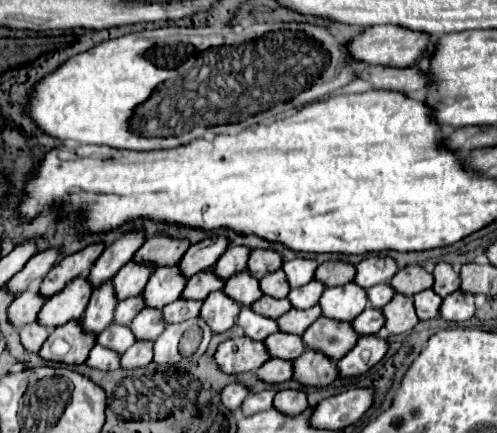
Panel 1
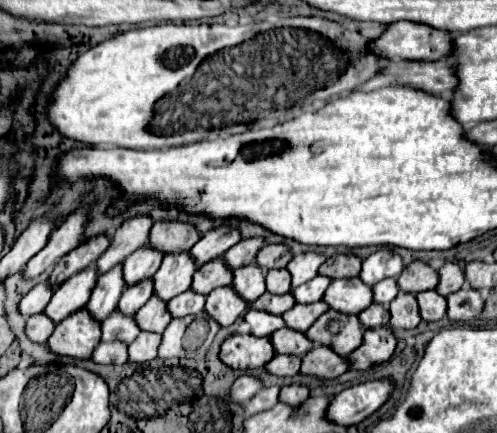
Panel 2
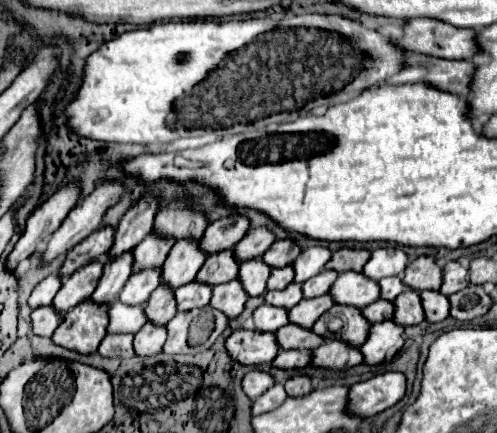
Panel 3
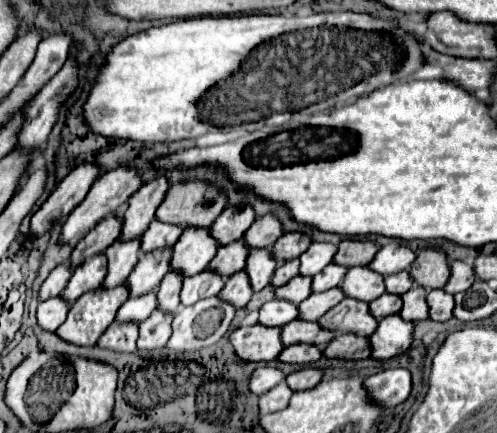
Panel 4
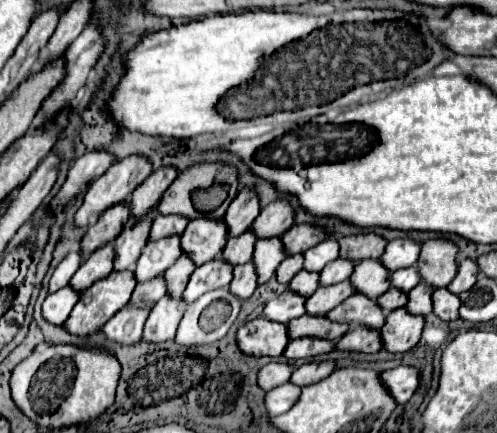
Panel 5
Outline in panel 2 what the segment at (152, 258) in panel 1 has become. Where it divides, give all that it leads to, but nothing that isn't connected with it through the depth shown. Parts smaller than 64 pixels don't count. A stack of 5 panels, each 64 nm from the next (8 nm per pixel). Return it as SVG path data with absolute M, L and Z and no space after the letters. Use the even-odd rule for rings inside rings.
M158 220L150 230L150 246L164 254L176 250L190 250L198 240L198 228L180 220Z

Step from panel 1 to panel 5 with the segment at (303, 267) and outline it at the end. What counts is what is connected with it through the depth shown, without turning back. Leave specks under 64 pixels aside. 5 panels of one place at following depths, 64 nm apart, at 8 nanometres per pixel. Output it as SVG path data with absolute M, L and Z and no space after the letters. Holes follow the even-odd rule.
M324 240L312 248L308 248L308 252L304 252L304 270L310 272L320 272L328 262L338 258L338 242L336 240Z

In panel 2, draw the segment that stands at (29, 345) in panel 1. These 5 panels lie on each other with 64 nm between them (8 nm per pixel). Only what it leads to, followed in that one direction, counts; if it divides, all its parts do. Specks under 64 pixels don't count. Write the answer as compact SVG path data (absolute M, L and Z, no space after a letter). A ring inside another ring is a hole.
M44 312L40 314L34 314L34 316L28 316L28 322L26 322L26 334L30 340L34 342L46 342L50 338L50 334L54 332L54 320L48 318Z

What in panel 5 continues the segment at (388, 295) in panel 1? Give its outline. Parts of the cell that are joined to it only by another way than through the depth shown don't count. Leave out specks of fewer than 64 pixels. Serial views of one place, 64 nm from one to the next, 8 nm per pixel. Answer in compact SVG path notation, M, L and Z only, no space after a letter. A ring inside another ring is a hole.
M408 266L408 268L400 268L392 274L392 286L400 288L402 292L410 292L418 282L422 280L418 266Z

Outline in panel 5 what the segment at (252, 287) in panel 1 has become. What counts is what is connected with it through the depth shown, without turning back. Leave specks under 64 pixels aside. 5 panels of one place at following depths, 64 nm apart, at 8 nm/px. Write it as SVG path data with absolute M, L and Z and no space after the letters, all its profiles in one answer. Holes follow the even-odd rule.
M278 236L278 238L264 238L264 240L258 240L256 242L252 260L256 264L260 284L268 282L274 276L278 264L284 258L286 258L286 248L282 244L282 236Z

